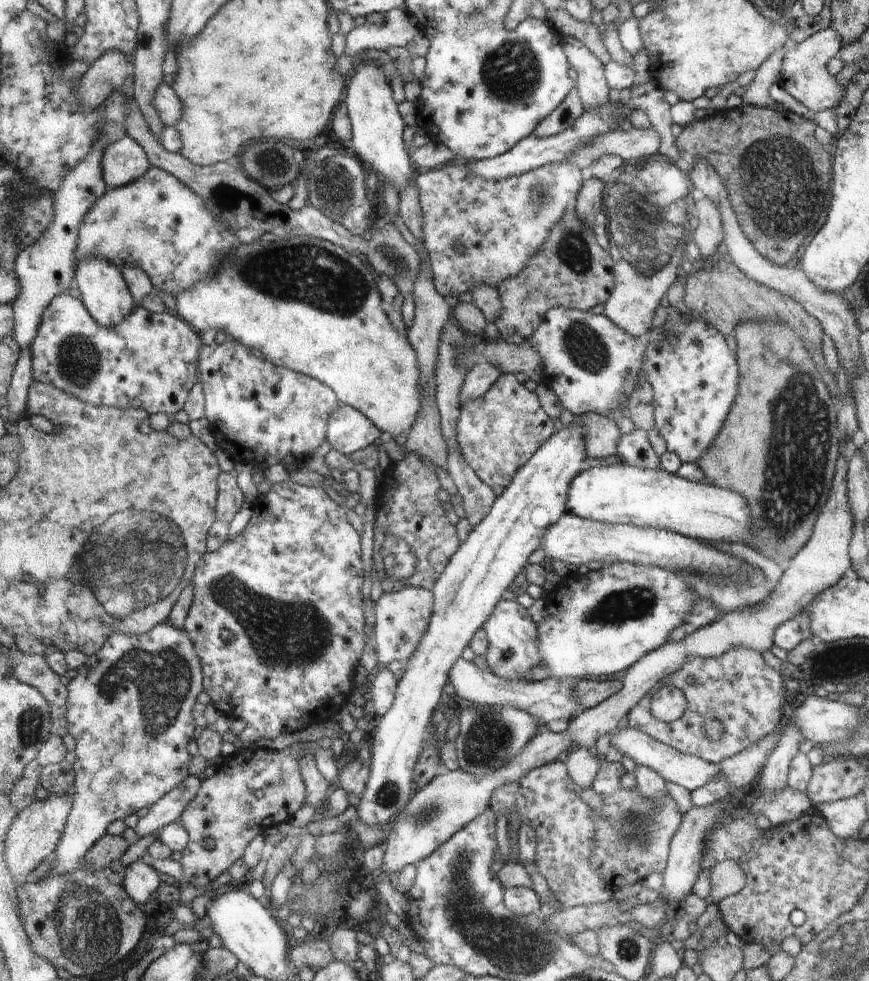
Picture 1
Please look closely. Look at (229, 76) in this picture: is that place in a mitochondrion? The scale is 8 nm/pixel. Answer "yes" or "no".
no

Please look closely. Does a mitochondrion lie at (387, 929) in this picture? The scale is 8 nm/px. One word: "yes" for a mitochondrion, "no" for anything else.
no

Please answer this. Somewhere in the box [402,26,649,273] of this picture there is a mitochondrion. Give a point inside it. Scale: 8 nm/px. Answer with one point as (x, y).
(511, 73)

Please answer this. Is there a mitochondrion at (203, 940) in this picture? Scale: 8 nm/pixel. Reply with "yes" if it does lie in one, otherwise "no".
no

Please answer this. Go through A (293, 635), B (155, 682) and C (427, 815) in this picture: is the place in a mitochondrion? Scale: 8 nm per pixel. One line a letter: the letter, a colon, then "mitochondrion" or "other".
A: mitochondrion
B: mitochondrion
C: mitochondrion

